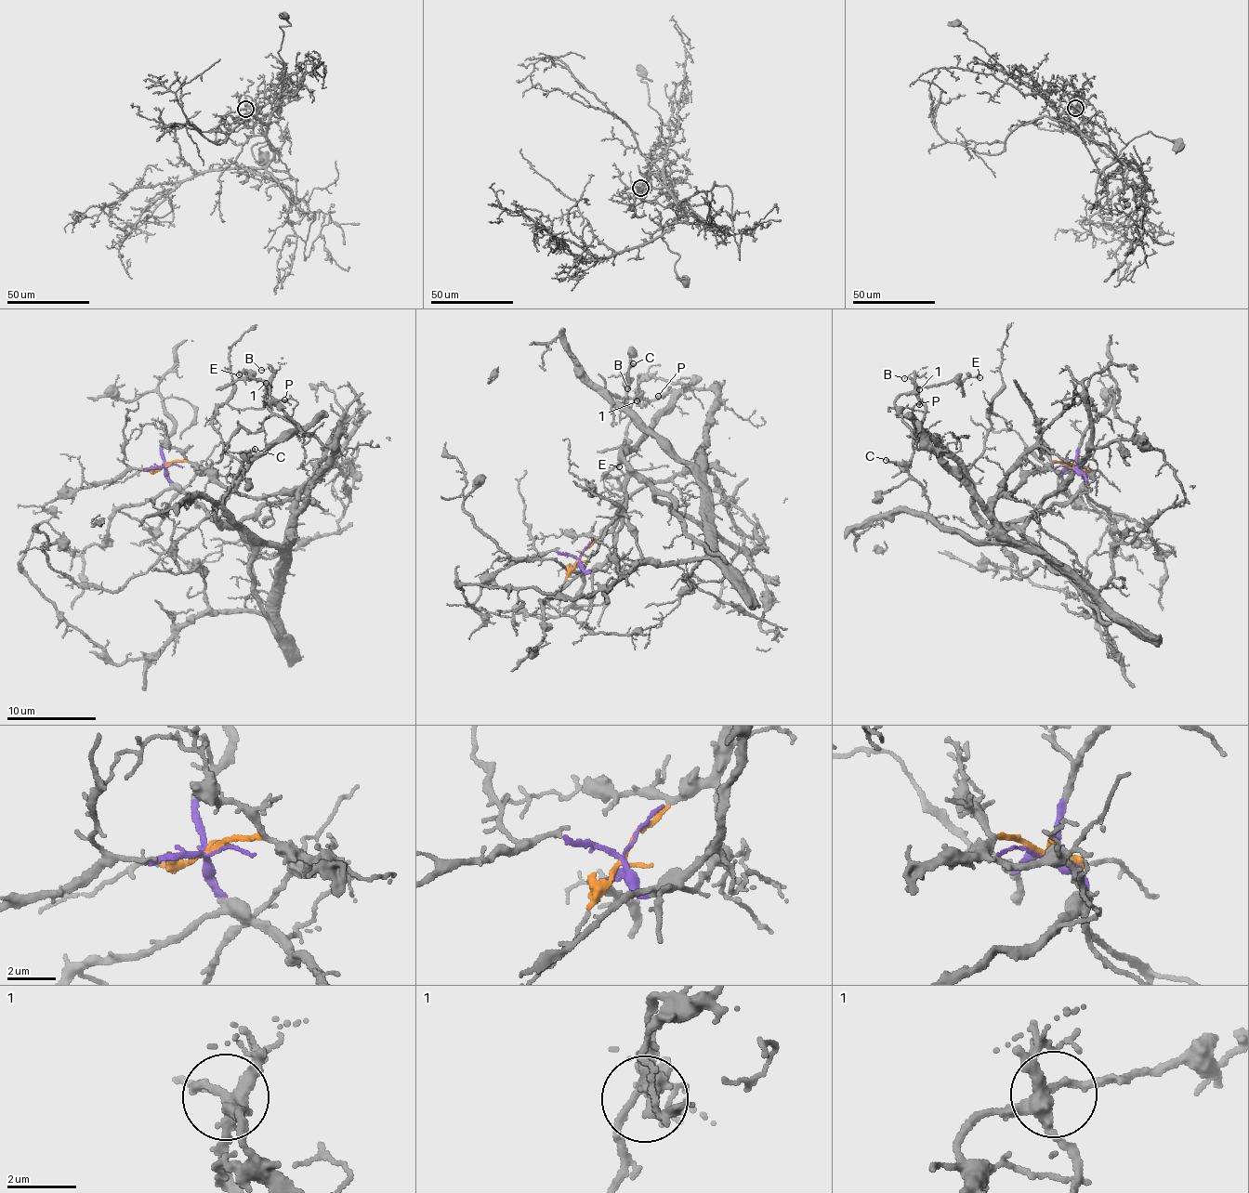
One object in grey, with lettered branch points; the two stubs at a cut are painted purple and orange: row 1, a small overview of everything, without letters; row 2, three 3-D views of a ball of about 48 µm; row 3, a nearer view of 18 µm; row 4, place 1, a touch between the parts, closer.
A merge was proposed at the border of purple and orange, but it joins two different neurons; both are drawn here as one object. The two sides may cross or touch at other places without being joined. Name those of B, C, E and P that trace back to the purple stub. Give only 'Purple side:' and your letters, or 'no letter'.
Purple side: B, P

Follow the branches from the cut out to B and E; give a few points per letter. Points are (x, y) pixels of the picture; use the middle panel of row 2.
B: (578, 557), (586, 570), (595, 570), (613, 550), (626, 488), (621, 455), (673, 393), (642, 403), (628, 388)
E: (578, 557), (641, 489), (697, 469), (715, 393), (638, 375), (625, 460), (619, 466)

